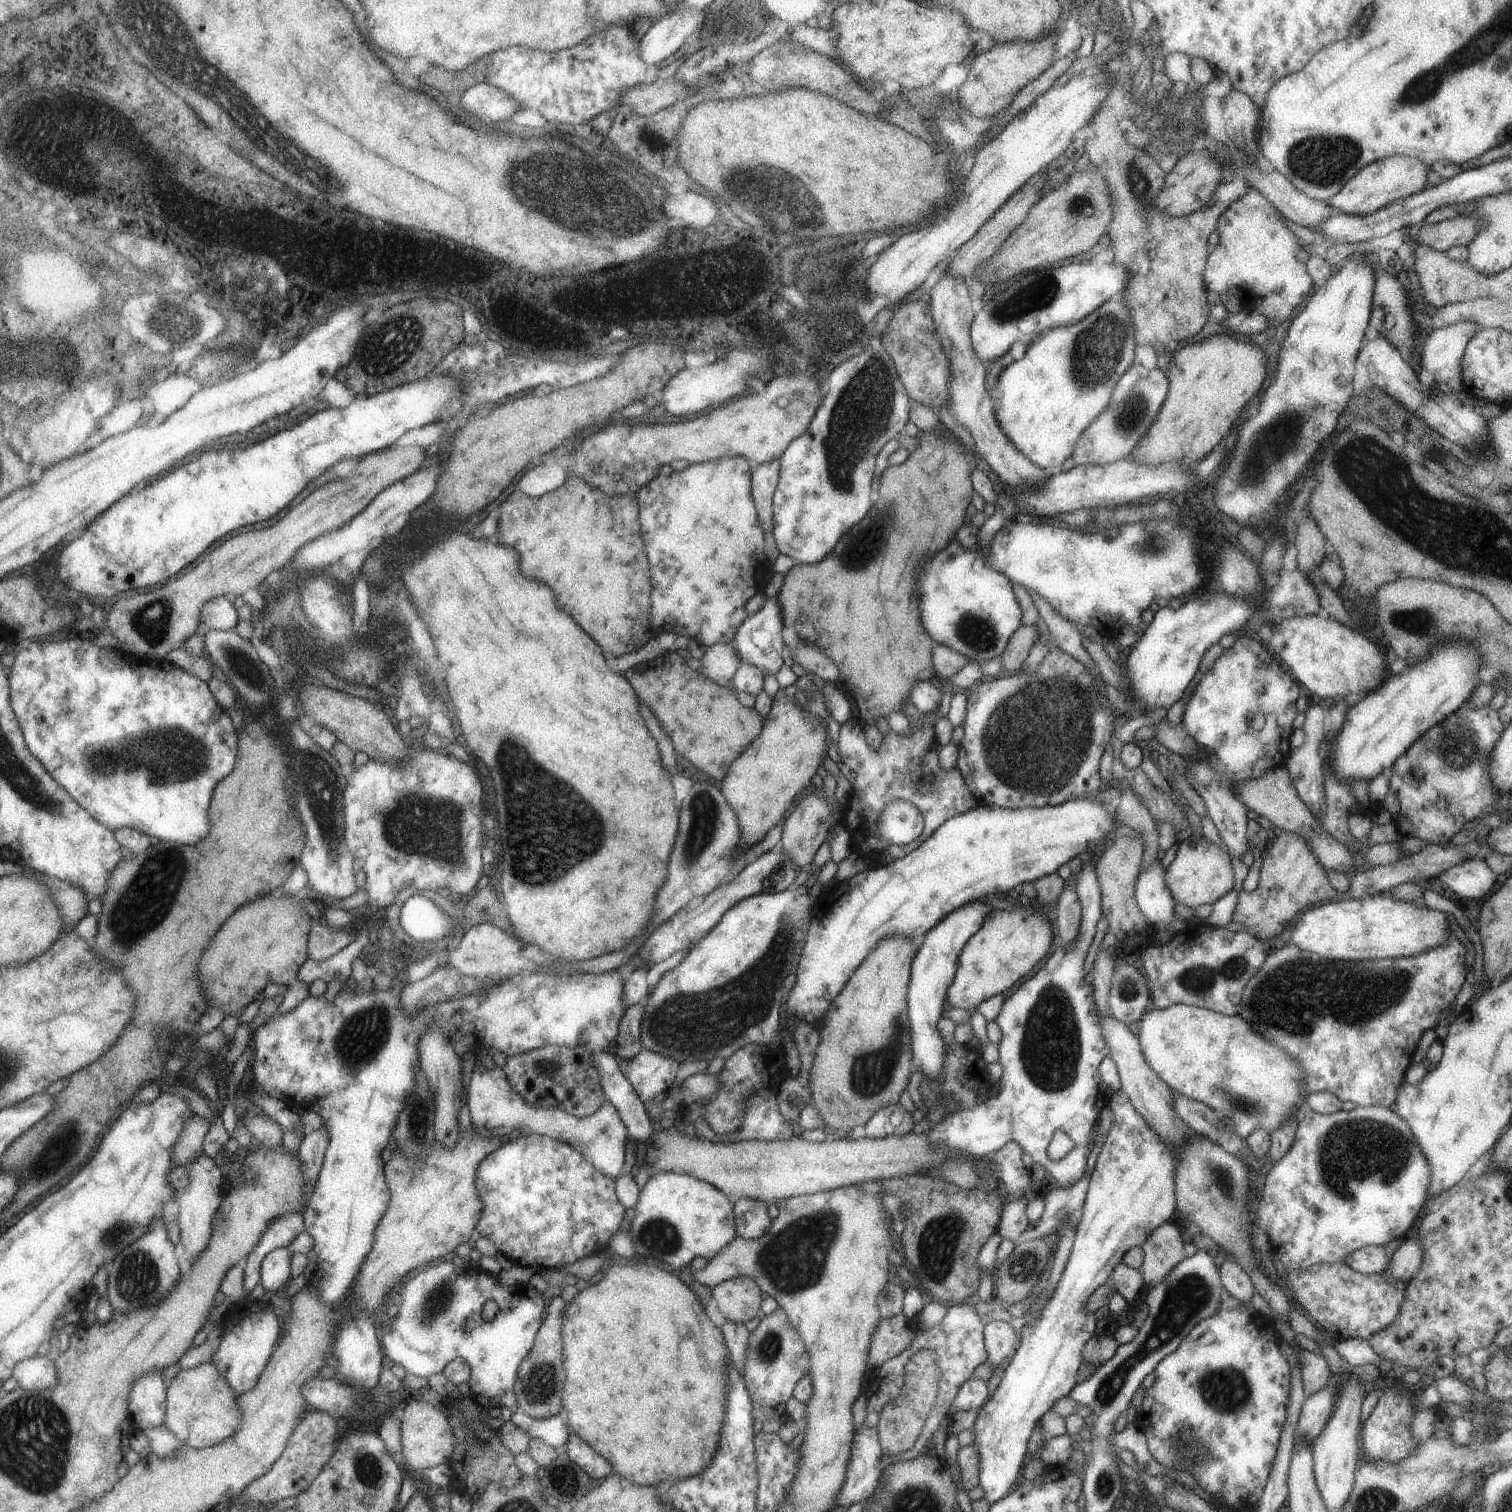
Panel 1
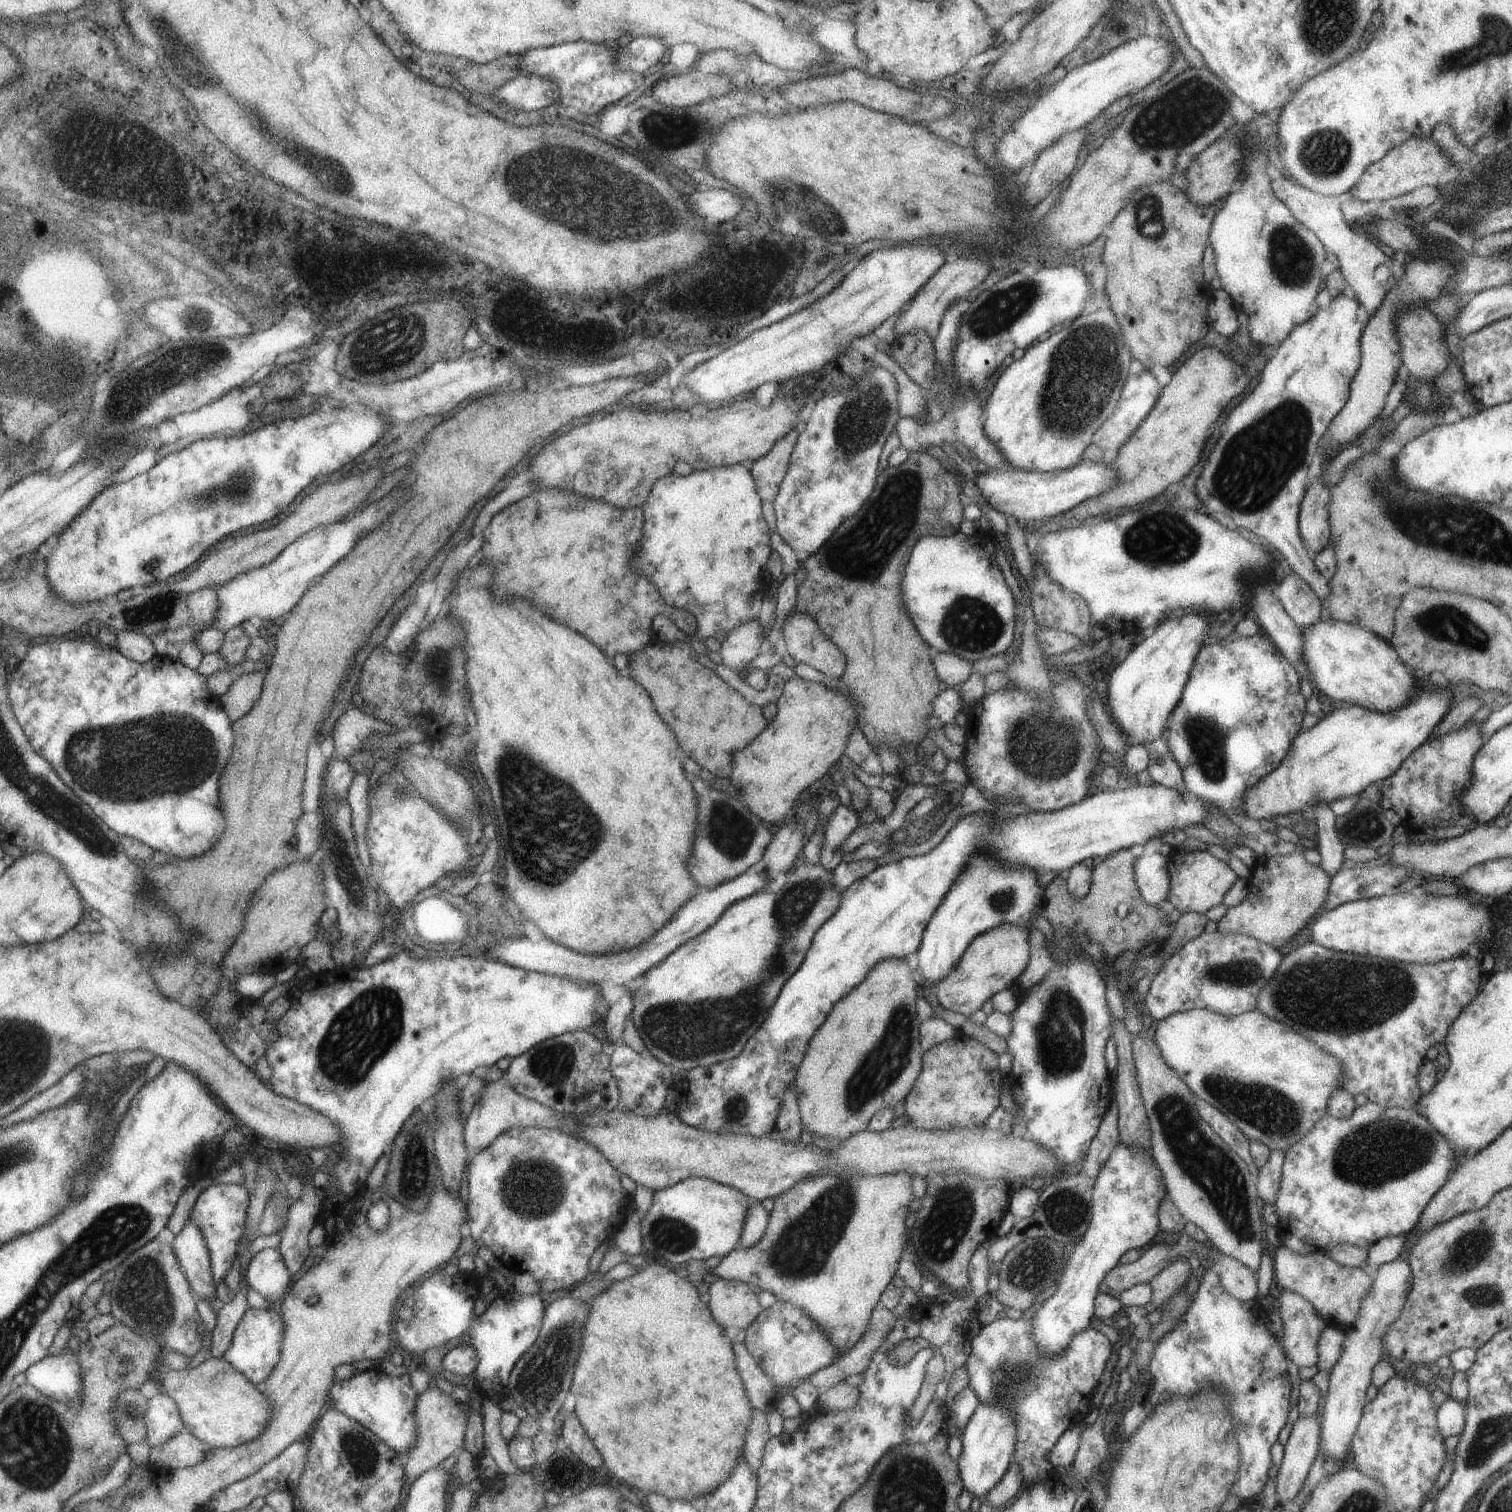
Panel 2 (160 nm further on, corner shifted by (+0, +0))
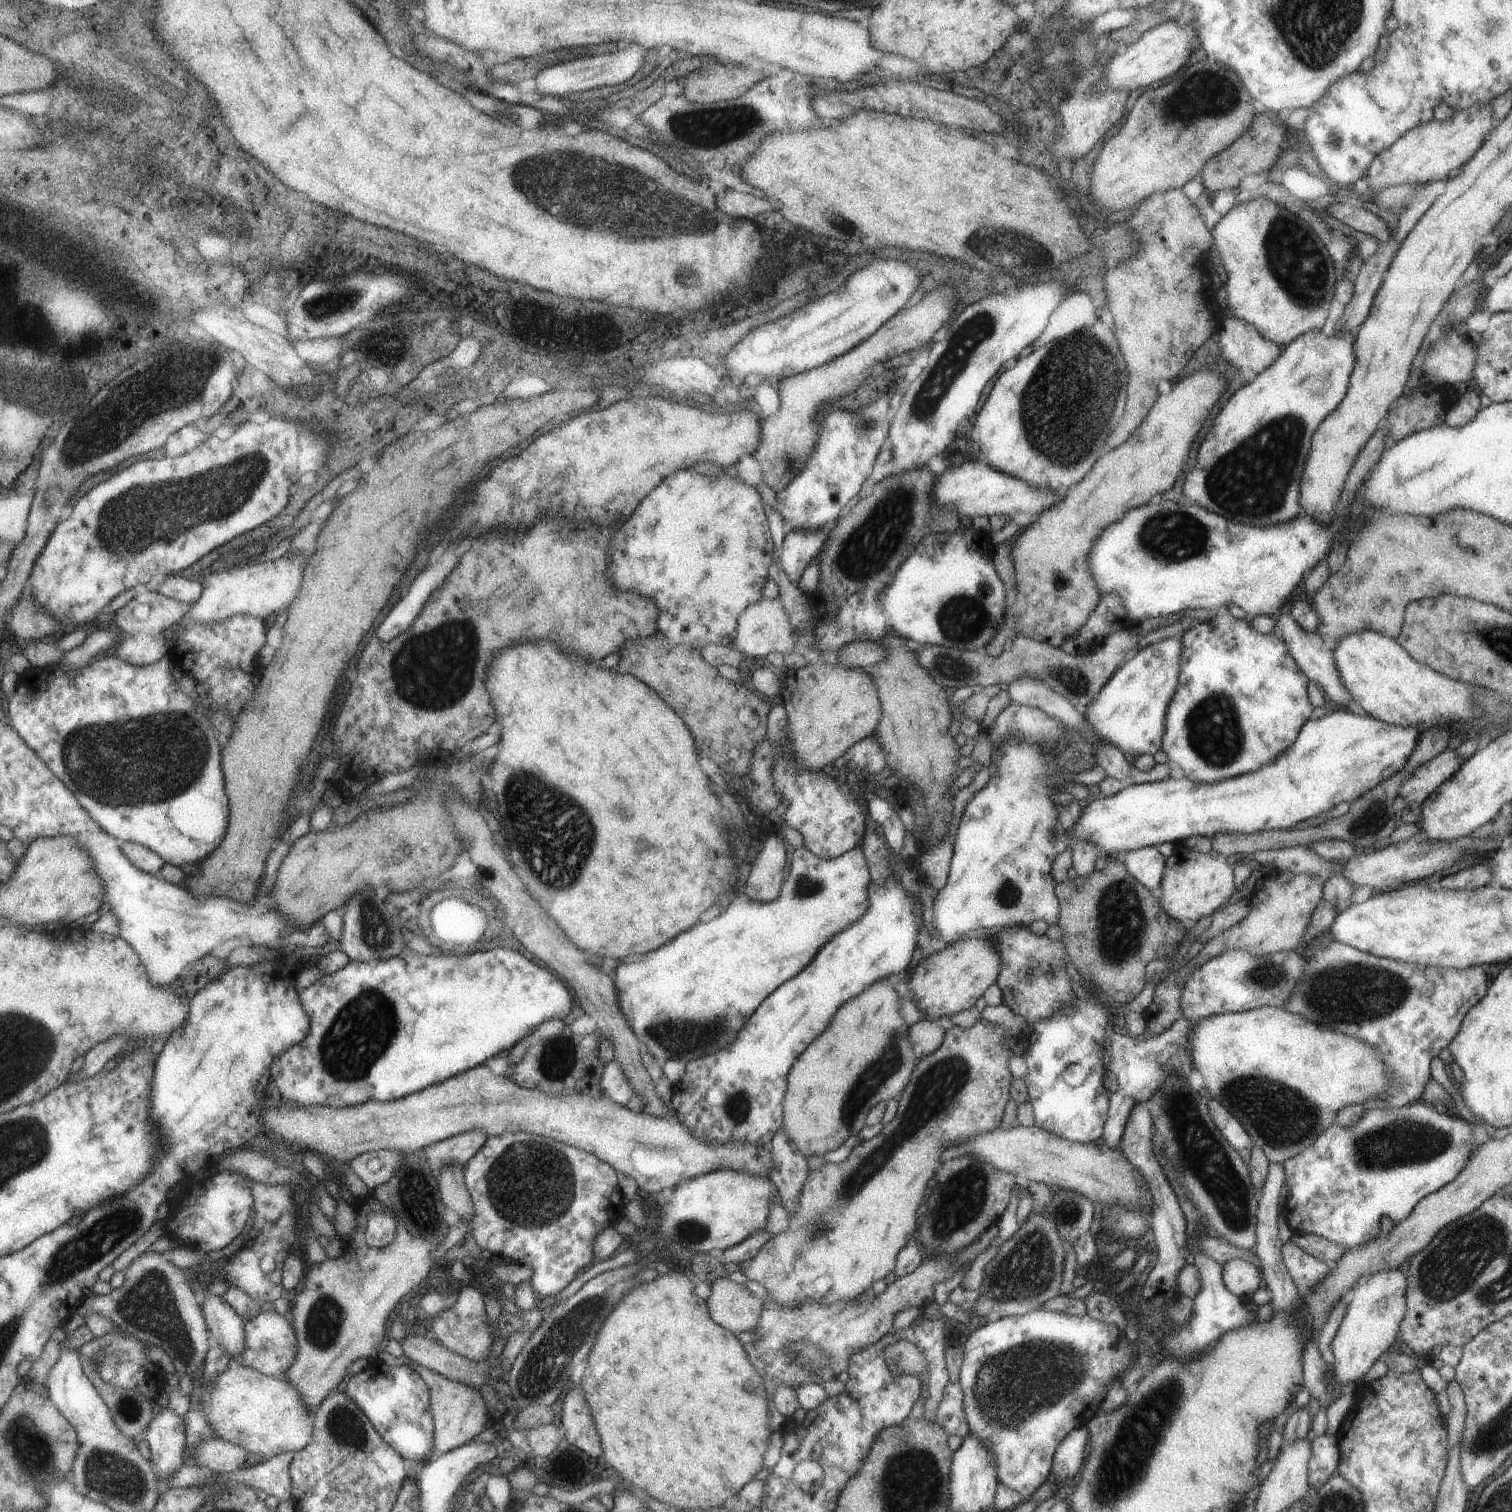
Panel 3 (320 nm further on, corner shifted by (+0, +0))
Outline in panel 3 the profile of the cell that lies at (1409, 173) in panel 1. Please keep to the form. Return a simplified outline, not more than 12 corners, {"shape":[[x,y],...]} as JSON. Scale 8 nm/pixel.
{"shape":[[1490,104],[1407,130],[1366,169],[1387,186],[1447,178],[1493,126]]}

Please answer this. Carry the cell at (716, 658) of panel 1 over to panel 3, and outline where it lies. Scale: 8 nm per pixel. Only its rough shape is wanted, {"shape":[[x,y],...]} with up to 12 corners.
{"shape":[[781,599],[748,604],[735,648],[762,662],[795,650]]}

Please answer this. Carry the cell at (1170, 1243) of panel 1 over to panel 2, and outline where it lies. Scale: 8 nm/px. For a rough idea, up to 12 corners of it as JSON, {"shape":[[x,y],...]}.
{"shape":[[1181,1258],[1151,1278],[1150,1301],[1163,1308],[1196,1273]]}

